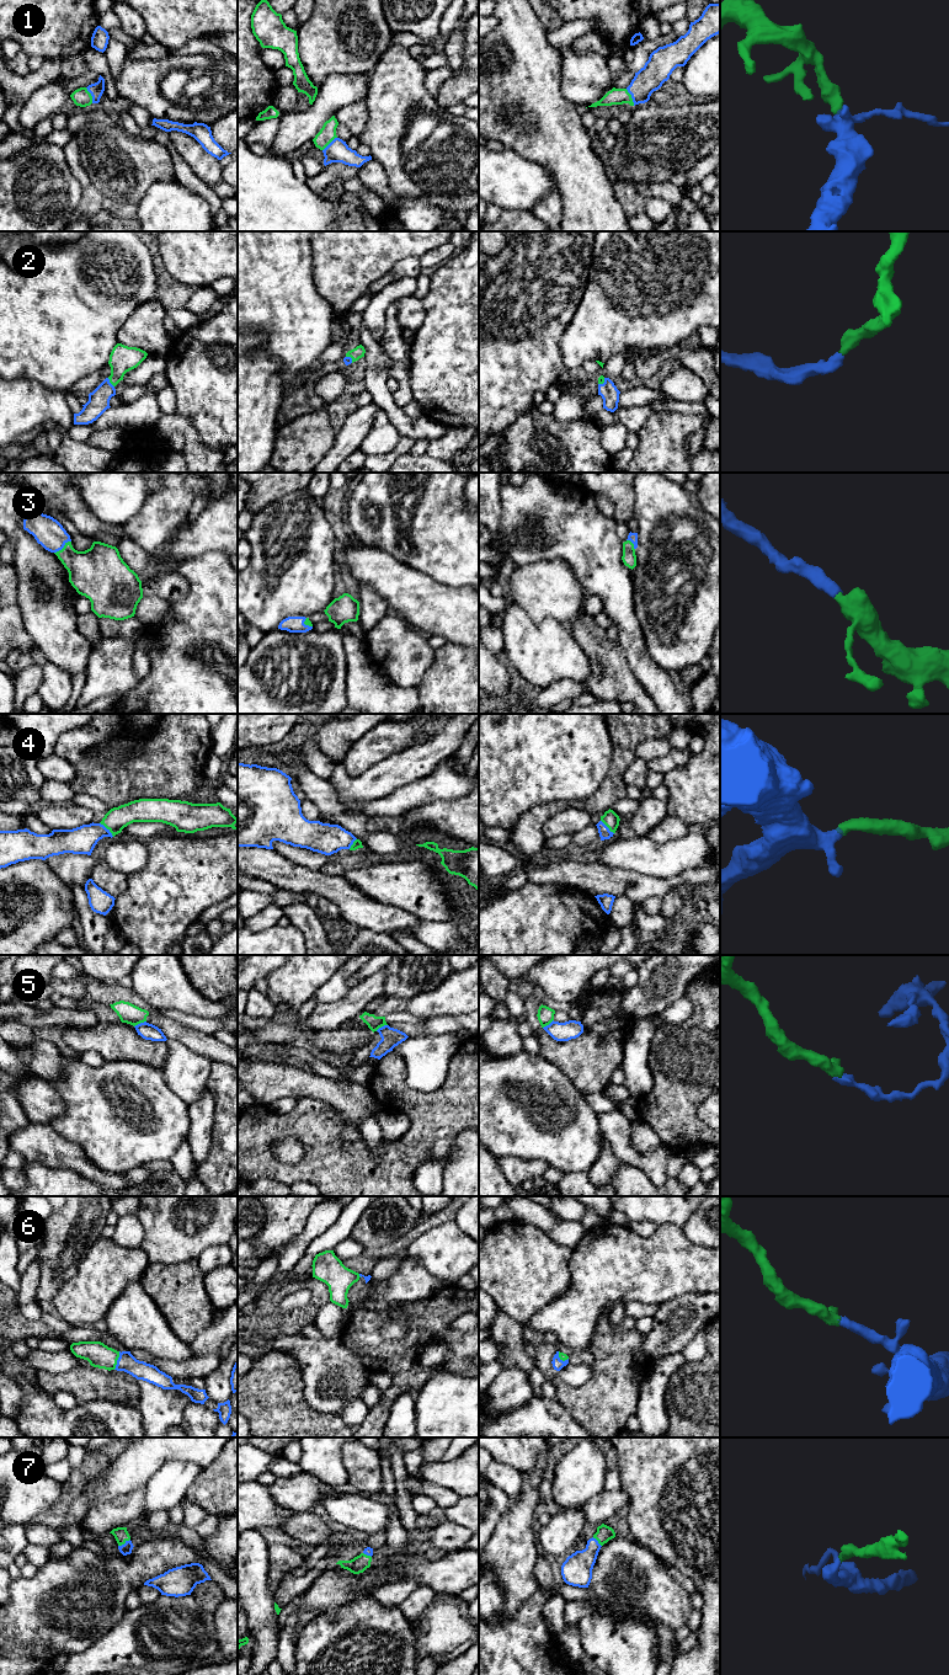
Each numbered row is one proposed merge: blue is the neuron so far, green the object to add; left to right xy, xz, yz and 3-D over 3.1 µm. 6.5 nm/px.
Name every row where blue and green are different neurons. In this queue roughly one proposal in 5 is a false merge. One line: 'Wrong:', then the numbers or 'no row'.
Wrong: 5

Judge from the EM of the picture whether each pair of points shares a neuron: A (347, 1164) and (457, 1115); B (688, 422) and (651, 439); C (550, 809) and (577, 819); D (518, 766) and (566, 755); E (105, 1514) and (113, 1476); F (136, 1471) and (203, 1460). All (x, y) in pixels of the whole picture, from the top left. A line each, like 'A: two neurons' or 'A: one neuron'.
A: one neuron
B: one neuron
C: two neurons
D: one neuron
E: two neurons
F: one neuron

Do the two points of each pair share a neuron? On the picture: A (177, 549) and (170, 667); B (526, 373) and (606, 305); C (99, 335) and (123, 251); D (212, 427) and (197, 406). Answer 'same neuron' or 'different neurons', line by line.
A: different neurons
B: different neurons
C: same neuron
D: same neuron

